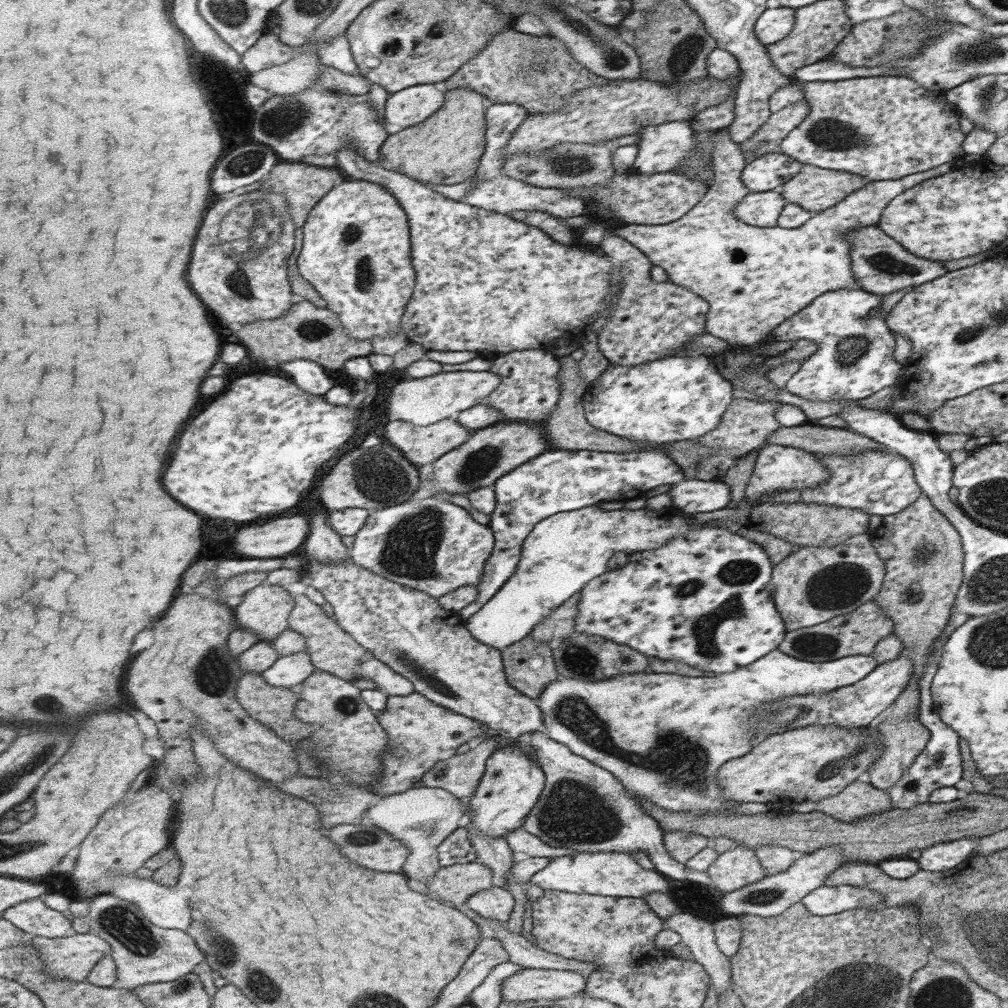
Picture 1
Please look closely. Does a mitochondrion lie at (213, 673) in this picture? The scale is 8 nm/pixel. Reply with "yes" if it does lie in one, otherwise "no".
yes

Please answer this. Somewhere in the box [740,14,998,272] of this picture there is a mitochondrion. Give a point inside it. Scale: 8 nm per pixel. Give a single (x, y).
(833, 135)

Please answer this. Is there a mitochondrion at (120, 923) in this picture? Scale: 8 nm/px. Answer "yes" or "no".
yes

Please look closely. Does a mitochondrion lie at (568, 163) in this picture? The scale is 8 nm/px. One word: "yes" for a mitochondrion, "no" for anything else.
yes

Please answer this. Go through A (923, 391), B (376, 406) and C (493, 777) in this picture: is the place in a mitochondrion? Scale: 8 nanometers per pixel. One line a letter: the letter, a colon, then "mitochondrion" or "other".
A: other
B: other
C: mitochondrion

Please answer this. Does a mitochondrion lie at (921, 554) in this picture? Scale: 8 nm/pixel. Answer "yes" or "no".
yes

